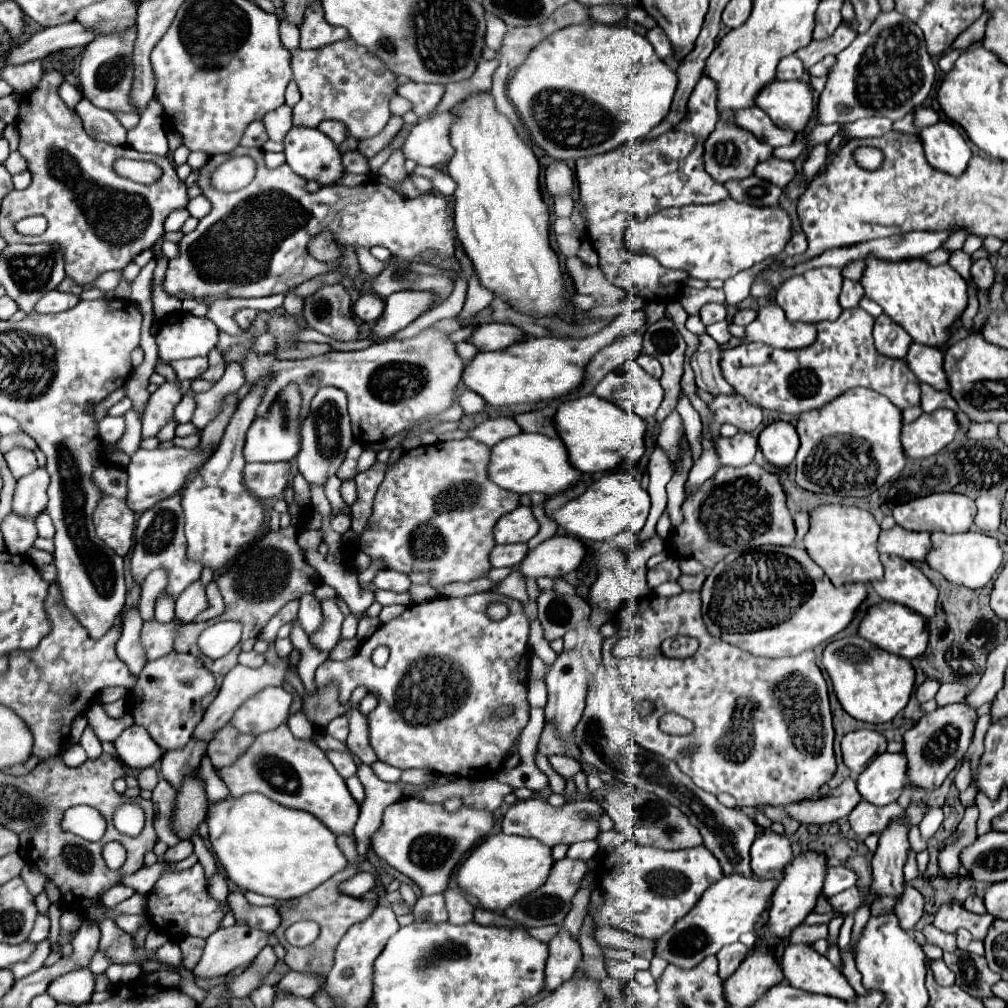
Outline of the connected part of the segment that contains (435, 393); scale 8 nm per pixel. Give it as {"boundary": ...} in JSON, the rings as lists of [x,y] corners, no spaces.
{"boundary":[[[433,325],[411,339],[389,339],[371,345],[363,351],[329,351],[327,355],[317,355],[313,359],[299,361],[279,361],[273,359],[271,353],[257,353],[255,335],[249,331],[243,331],[241,335],[229,335],[225,331],[219,331],[217,349],[221,351],[221,355],[225,355],[233,345],[243,345],[247,349],[245,361],[241,363],[247,387],[261,383],[261,379],[271,373],[269,385],[263,391],[261,405],[256,412],[257,417],[263,417],[267,413],[269,403],[277,397],[277,391],[281,391],[281,387],[285,387],[285,383],[289,381],[295,381],[301,387],[301,419],[305,419],[309,411],[309,401],[313,399],[317,389],[333,385],[347,393],[353,437],[361,445],[387,441],[389,437],[415,425],[419,419],[449,409],[453,405],[453,391],[459,385],[465,367],[465,363],[455,351],[455,343],[449,339],[449,333]]]}

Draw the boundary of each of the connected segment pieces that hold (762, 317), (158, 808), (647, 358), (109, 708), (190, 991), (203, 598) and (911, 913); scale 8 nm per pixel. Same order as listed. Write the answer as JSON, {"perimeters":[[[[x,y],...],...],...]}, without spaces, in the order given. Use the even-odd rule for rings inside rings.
{"perimeters":[[[[765,305],[759,309],[759,315],[757,319],[753,321],[753,325],[749,329],[745,329],[747,335],[745,339],[731,339],[729,345],[725,347],[731,347],[731,345],[739,345],[739,343],[745,343],[745,341],[761,341],[761,343],[769,343],[771,347],[781,347],[781,349],[797,349],[797,347],[809,347],[809,343],[813,343],[813,339],[817,337],[817,331],[815,331],[815,325],[813,323],[793,323],[785,317],[785,311],[781,311],[781,307],[777,305]]],[[[161,777],[157,787],[153,789],[153,797],[151,797],[151,801],[155,805],[155,833],[167,845],[177,845],[179,843],[177,835],[173,835],[173,831],[167,827],[167,823],[171,823],[175,793],[177,791]]],[[[643,353],[643,355],[639,355],[639,357],[637,357],[637,363],[639,363],[641,367],[645,367],[645,371],[649,371],[653,377],[661,377],[661,373],[663,373],[661,363],[659,363],[659,361],[657,361],[657,357],[653,357],[653,355]]],[[[120,699],[115,702],[104,704],[104,710],[110,717],[119,718],[124,715],[127,710],[127,700]]],[[[182,967],[178,969],[178,973],[182,977],[179,989],[195,999],[200,1005],[203,1002],[203,999],[207,996],[207,991],[196,985],[193,974],[190,970]]],[[[201,581],[191,583],[179,597],[177,597],[177,607],[175,607],[175,615],[189,623],[193,621],[199,613],[203,613],[209,607],[207,595],[205,595],[205,587]]],[[[905,887],[905,891],[897,897],[895,915],[901,919],[901,927],[911,931],[919,917],[923,915],[923,897],[915,887]]]]}

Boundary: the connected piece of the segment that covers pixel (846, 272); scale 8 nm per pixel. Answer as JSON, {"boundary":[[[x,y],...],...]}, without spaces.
{"boundary":[[[858,260],[847,265],[842,270],[842,275],[844,278],[859,281],[864,273],[864,270],[865,270],[865,262],[863,260]]]}

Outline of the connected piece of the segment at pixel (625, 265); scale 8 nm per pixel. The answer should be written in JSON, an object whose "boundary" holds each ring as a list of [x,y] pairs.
{"boundary":[[[703,71],[689,97],[687,115],[673,131],[655,139],[627,143],[605,155],[577,159],[577,181],[581,205],[585,207],[587,239],[599,255],[599,267],[607,281],[639,295],[645,301],[677,301],[681,297],[685,271],[669,271],[655,259],[629,255],[623,239],[625,227],[667,207],[717,203],[729,197],[725,187],[711,179],[703,163],[703,145],[719,121],[717,111],[717,85]]]}

